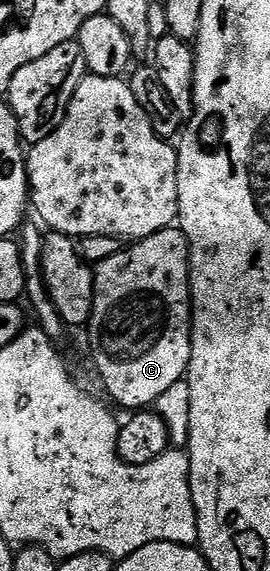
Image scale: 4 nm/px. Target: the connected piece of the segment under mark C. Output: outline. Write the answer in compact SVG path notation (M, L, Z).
M178 227L162 229L159 233L149 235L144 241L136 241L120 248L117 255L98 262L93 269L95 275L95 298L93 299L93 311L87 320L85 332L87 341L91 344L91 357L95 360L95 369L107 388L107 393L126 411L143 411L154 406L156 399L165 395L173 383L184 380L187 376L187 368L191 362L191 258L187 237Z

